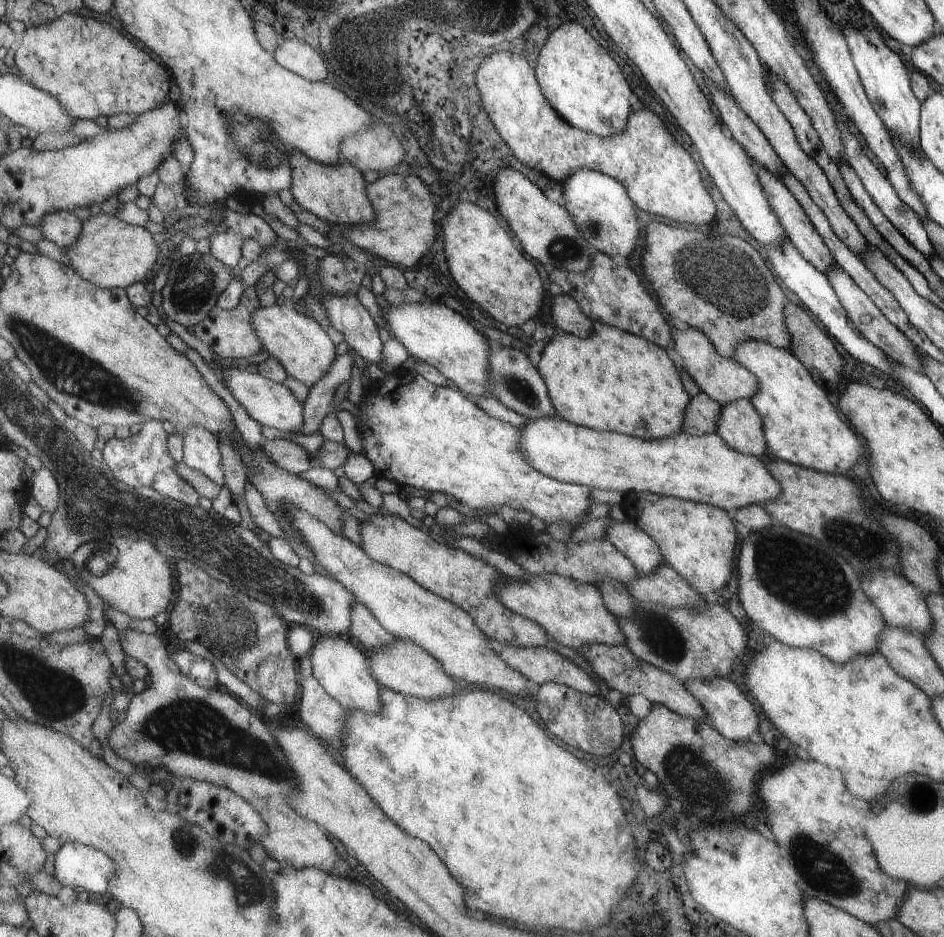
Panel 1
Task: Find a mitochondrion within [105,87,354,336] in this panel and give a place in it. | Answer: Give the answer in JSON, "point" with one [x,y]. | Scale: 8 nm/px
{"point":[260,149]}

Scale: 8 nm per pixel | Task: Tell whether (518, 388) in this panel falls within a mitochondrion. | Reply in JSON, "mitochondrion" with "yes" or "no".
{"mitochondrion":"yes"}

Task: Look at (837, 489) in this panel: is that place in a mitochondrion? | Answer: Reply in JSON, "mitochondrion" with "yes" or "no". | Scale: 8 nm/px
{"mitochondrion":"no"}

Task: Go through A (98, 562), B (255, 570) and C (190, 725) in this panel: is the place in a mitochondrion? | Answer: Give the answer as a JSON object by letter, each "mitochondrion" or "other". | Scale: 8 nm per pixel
{"A":"mitochondrion","B":"mitochondrion","C":"mitochondrion"}

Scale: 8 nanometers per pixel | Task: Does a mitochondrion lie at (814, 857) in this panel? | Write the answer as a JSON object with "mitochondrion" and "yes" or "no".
{"mitochondrion":"yes"}

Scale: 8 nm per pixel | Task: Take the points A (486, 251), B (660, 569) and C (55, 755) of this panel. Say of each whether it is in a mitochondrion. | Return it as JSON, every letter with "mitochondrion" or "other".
{"A":"other","B":"other","C":"other"}

